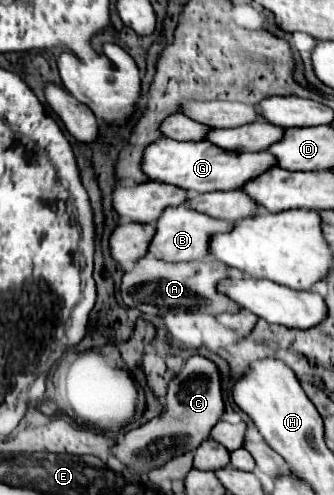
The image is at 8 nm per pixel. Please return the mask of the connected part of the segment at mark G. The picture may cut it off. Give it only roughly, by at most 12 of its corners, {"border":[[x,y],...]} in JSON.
{"border":[[163,137],[145,149],[153,181],[235,191],[267,173],[269,151],[235,153]]}

